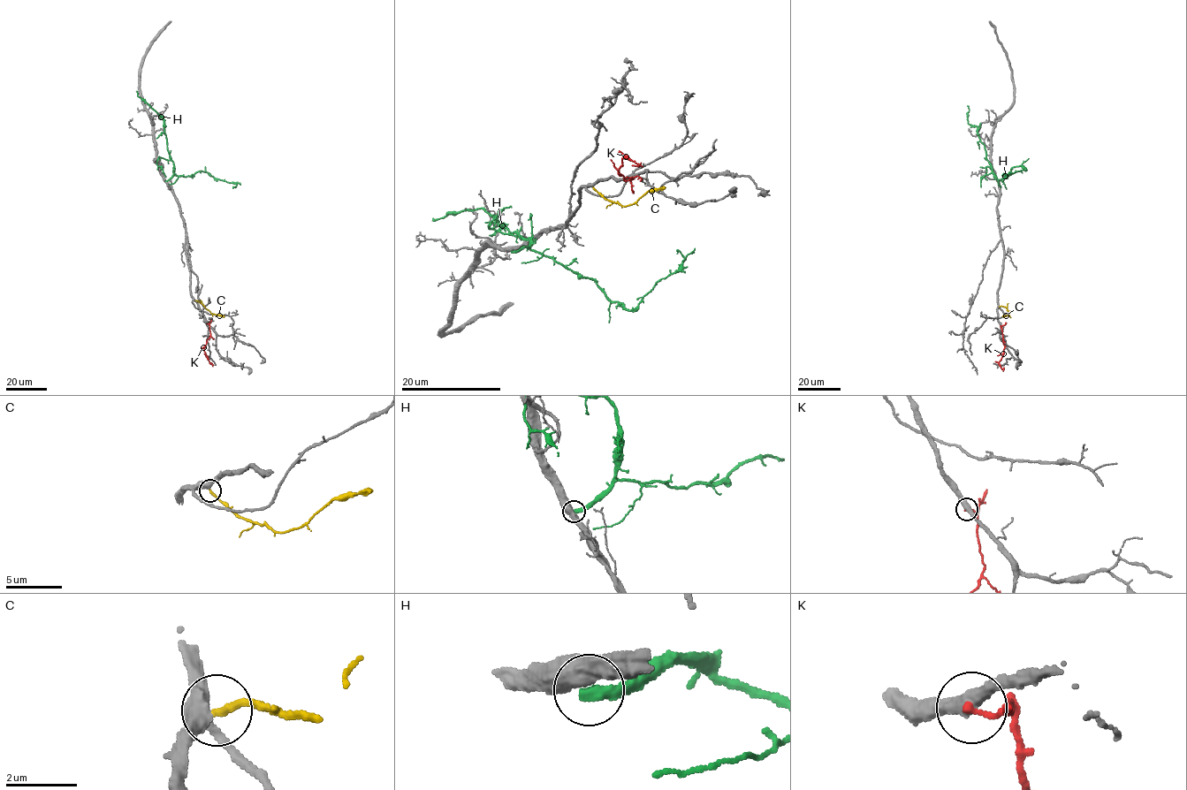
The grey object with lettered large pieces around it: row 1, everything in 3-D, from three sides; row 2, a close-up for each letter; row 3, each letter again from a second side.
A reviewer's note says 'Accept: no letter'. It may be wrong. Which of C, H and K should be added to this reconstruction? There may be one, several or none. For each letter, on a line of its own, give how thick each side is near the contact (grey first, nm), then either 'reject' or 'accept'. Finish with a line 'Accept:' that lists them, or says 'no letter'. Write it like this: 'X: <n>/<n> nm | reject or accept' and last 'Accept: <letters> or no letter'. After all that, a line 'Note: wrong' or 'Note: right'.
C: 440/220 nm | accept
H: 500/400 nm | reject
K: 400/180 nm | reject
Accept: C
Note: wrong

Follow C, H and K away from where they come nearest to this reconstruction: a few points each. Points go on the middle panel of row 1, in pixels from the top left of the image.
C: (593, 188), (604, 197), (625, 206), (648, 191), (665, 187)
H: (512, 251), (528, 246), (529, 239), (513, 232), (512, 235), (481, 208), (432, 217)
K: (625, 179), (630, 180), (634, 177), (624, 178), (620, 173), (624, 157), (639, 166), (632, 164)

